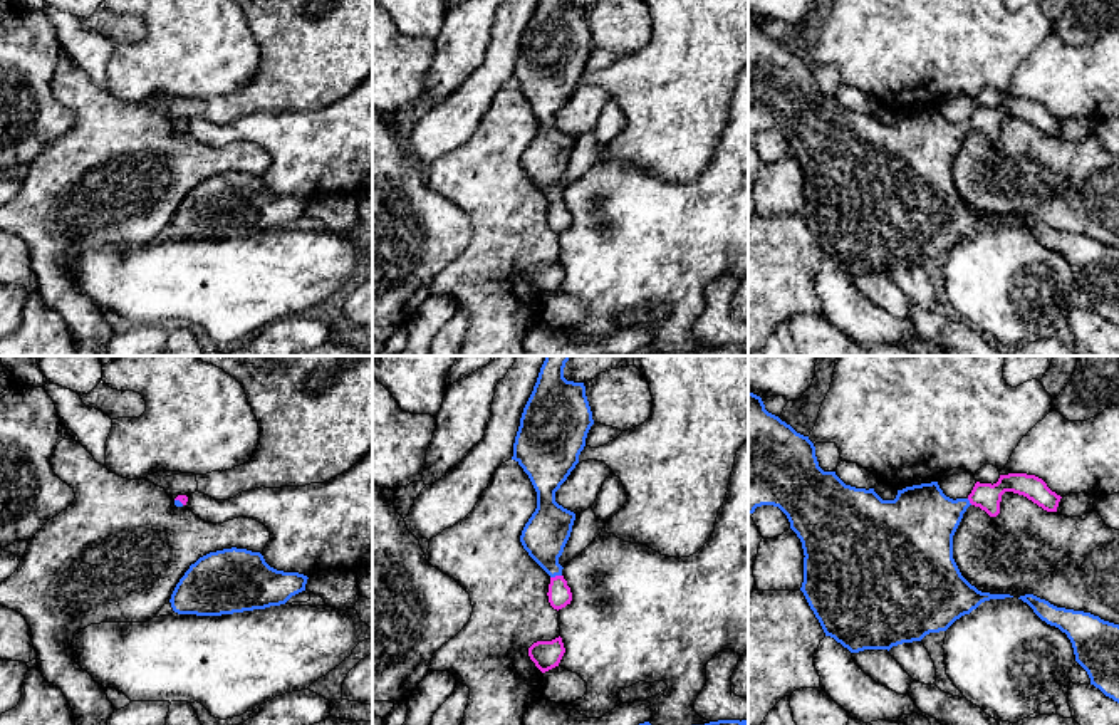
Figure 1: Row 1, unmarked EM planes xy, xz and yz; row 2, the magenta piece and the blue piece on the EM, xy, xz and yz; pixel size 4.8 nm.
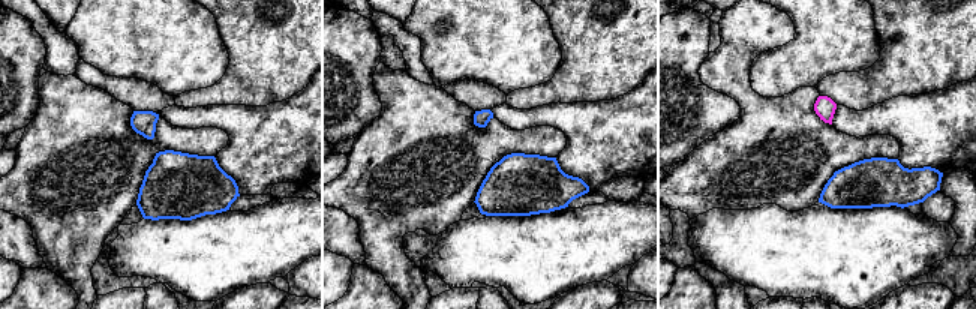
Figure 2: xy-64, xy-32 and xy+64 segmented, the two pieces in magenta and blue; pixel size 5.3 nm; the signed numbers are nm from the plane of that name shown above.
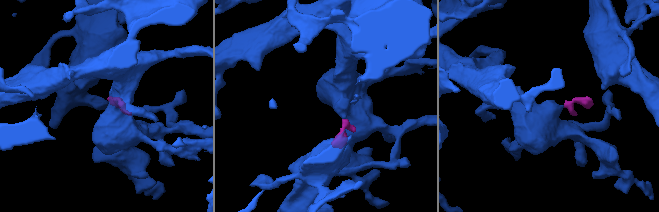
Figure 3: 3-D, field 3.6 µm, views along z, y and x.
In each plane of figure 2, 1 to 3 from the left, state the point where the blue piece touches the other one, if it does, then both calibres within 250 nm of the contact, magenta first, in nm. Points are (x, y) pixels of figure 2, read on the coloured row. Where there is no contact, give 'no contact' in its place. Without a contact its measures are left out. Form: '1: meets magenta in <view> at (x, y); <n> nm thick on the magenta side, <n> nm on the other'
1: no contact
2: no contact
3: no contact

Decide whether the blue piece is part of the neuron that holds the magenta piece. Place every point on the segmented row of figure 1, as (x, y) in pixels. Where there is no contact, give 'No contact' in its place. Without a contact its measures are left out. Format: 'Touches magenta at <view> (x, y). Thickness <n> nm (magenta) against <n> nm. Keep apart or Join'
Touches magenta at xz (556, 576). Thickness 110 nm (magenta) against 220 nm. Join

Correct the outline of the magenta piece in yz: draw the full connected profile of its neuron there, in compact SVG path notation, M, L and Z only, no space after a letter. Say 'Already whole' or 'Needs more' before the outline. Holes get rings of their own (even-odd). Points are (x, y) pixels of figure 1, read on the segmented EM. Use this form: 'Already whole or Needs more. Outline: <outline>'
Needs more. Outline: M748 393L748 514L757 507L778 507L789 519L804 549L804 592L825 636L834 638L851 653L864 649L891 649L903 643L921 641L929 633L946 631L956 619L970 614L990 599L1013 597L1010 594L981 592L960 572L953 559L953 535L970 505L980 507L990 517L1000 514L1005 492L1027 497L1047 512L1057 512L1060 495L1047 483L1027 473L1000 475L997 483L976 482L966 498L950 498L938 482L898 490L894 500L882 500L874 488L846 485L835 472L824 472L815 456L815 446L778 416L768 413L760 396Z

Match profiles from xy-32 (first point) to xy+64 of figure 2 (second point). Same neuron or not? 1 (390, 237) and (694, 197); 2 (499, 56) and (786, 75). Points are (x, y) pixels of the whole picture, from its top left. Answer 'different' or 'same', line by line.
1: same
2: same

